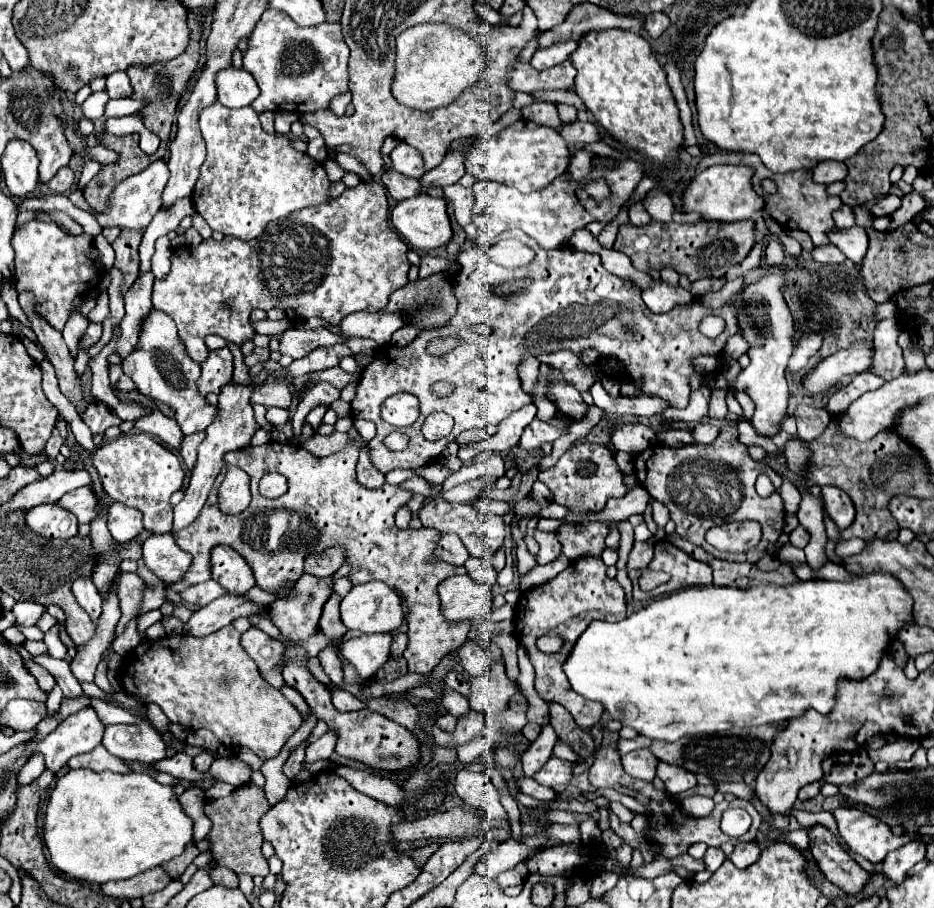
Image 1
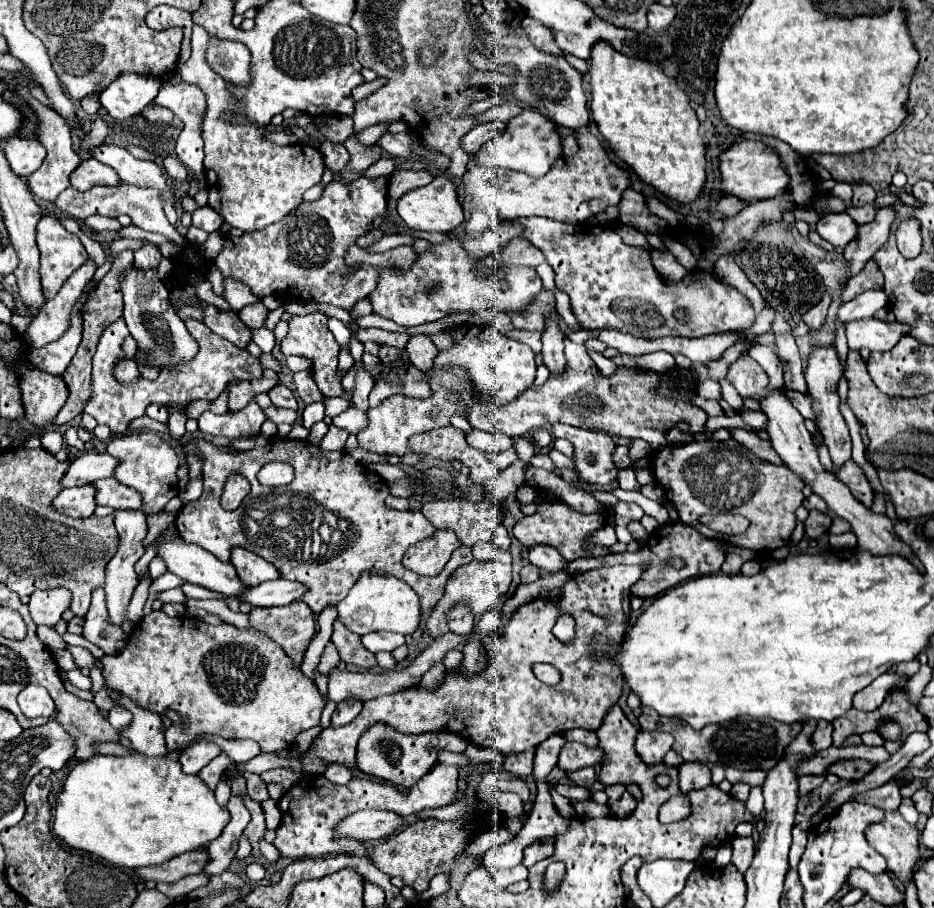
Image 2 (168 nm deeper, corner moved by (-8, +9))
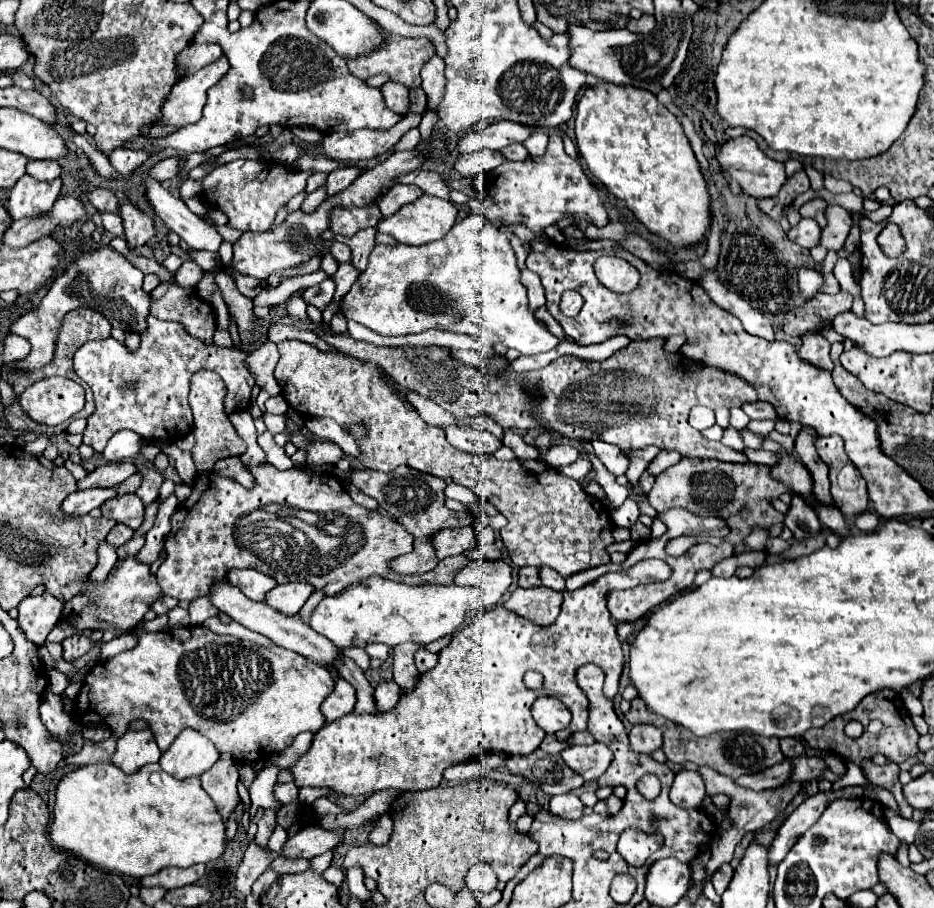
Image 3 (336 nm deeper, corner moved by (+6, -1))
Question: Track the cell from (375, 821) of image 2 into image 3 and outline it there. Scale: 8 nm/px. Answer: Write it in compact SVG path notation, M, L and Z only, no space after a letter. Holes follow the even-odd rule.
M304 826L296 836L288 838L282 846L284 858L314 858L340 846L342 836L338 832L328 832L314 826Z

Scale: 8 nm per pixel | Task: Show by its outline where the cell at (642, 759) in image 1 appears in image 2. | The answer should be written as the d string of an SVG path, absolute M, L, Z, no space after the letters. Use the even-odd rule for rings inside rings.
M640 732L636 738L636 752L638 758L646 764L646 766L656 766L664 760L666 752L672 748L674 738L672 734L664 734L664 732Z

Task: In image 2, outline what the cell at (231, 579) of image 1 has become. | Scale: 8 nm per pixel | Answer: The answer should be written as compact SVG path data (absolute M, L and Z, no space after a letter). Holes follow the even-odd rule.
M242 546L232 548L230 562L236 568L236 574L238 574L240 582L244 582L246 586L258 586L260 582L276 580L280 576L270 562L256 556L254 552L248 552Z

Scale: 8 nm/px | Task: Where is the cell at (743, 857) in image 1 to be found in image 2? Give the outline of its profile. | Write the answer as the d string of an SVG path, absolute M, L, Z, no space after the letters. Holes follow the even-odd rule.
M732 838L732 864L736 864L738 870L746 872L754 858L754 840L752 838Z

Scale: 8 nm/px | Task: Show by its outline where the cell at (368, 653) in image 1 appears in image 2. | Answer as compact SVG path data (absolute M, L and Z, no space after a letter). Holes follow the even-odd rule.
M370 632L362 636L362 644L370 652L392 652L396 646L404 644L404 634L398 632Z

